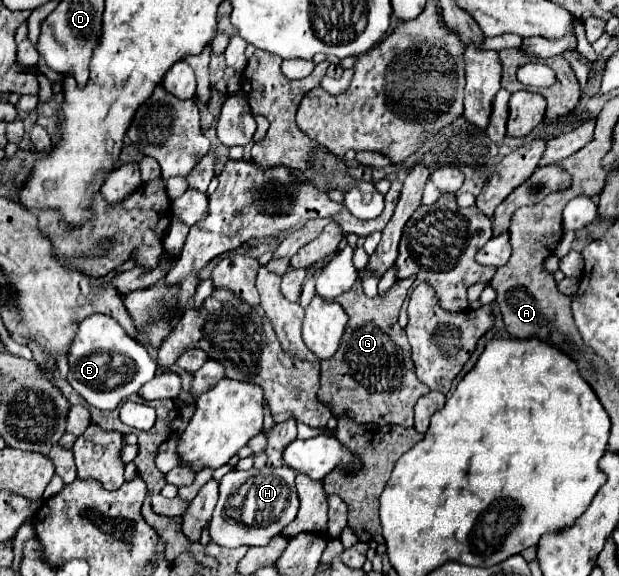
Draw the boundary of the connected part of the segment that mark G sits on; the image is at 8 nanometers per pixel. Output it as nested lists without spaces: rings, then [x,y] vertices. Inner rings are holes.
[[[413,278],[397,280],[387,290],[385,296],[369,298],[363,294],[361,282],[355,282],[349,292],[343,292],[341,296],[331,298],[337,304],[341,304],[341,308],[349,316],[349,322],[345,328],[345,338],[341,340],[339,354],[335,356],[335,360],[321,362],[321,388],[317,392],[317,400],[321,404],[325,404],[335,418],[347,416],[359,424],[375,422],[379,426],[385,426],[385,424],[399,424],[403,428],[413,426],[413,406],[421,396],[425,396],[429,392],[429,388],[417,380],[417,376],[413,372],[413,360],[411,360],[407,336],[405,336],[403,328],[397,324],[401,304],[405,302],[405,296],[407,296],[407,290],[411,288],[411,284],[413,284]]]

